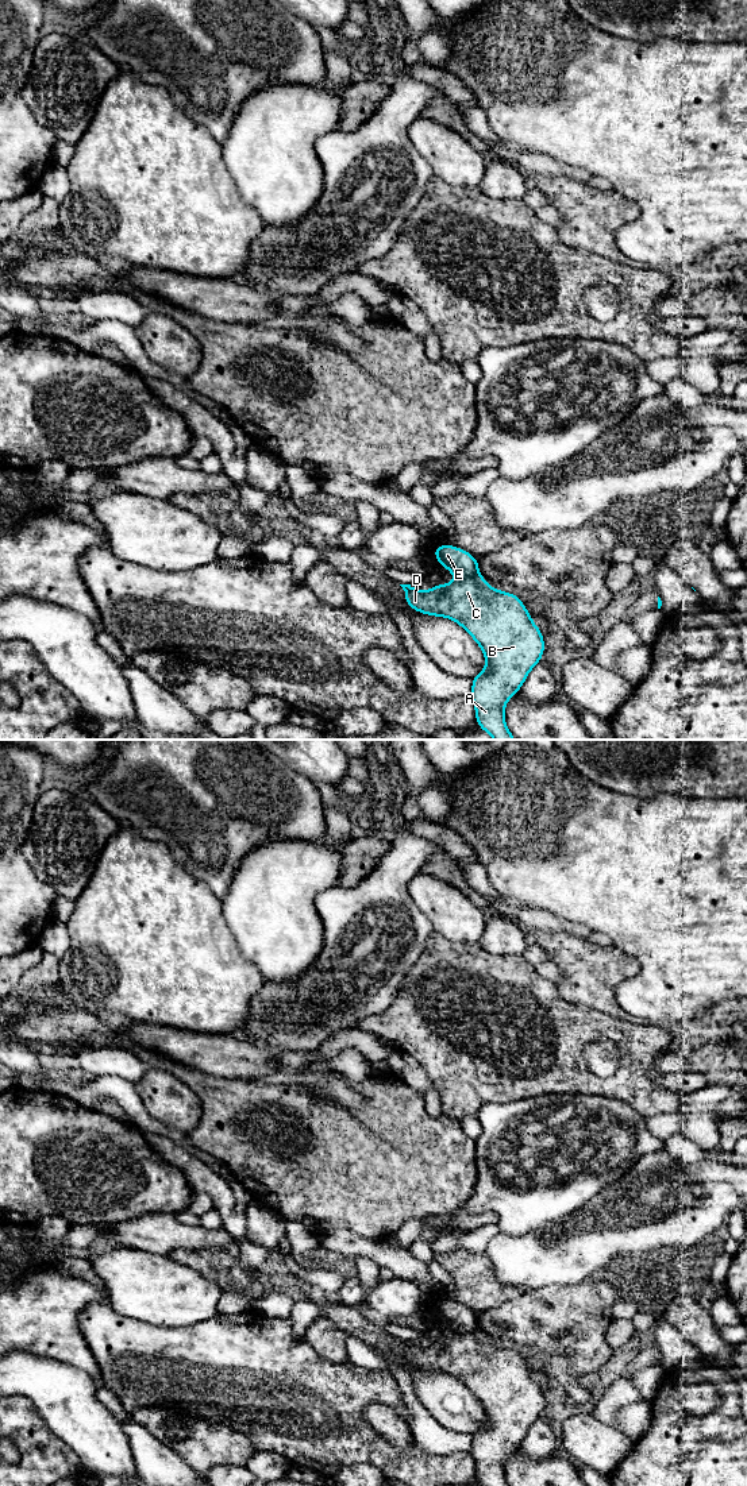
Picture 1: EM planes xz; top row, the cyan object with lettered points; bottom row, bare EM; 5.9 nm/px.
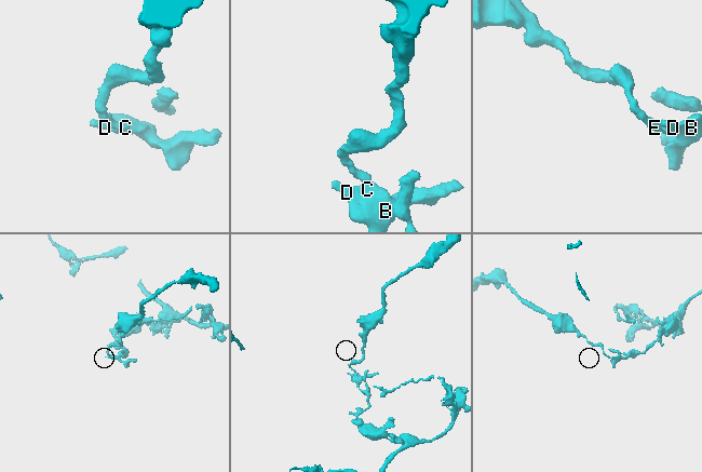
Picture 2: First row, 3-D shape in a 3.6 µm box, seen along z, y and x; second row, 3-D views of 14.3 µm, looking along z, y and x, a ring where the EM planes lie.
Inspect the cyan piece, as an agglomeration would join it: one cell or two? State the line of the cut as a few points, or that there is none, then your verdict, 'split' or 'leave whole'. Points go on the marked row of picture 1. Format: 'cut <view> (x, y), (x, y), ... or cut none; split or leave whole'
cut xz (477, 572), (457, 578); split

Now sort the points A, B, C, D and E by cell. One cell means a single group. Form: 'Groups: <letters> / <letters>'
Groups: A B C D / E

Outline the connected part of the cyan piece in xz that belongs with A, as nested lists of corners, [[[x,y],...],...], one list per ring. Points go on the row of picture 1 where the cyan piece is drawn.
[[[480,574],[457,578],[428,591],[400,586],[409,607],[454,620],[477,641],[486,665],[471,680],[475,721],[494,740],[516,740],[505,725],[505,705],[544,651],[542,632],[521,599],[488,586]]]

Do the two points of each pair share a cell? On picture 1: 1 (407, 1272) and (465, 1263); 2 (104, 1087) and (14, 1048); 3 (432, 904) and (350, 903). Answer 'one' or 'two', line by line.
1: two
2: one
3: two

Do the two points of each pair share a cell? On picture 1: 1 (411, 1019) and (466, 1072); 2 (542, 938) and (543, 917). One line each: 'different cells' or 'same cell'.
1: same cell
2: different cells

